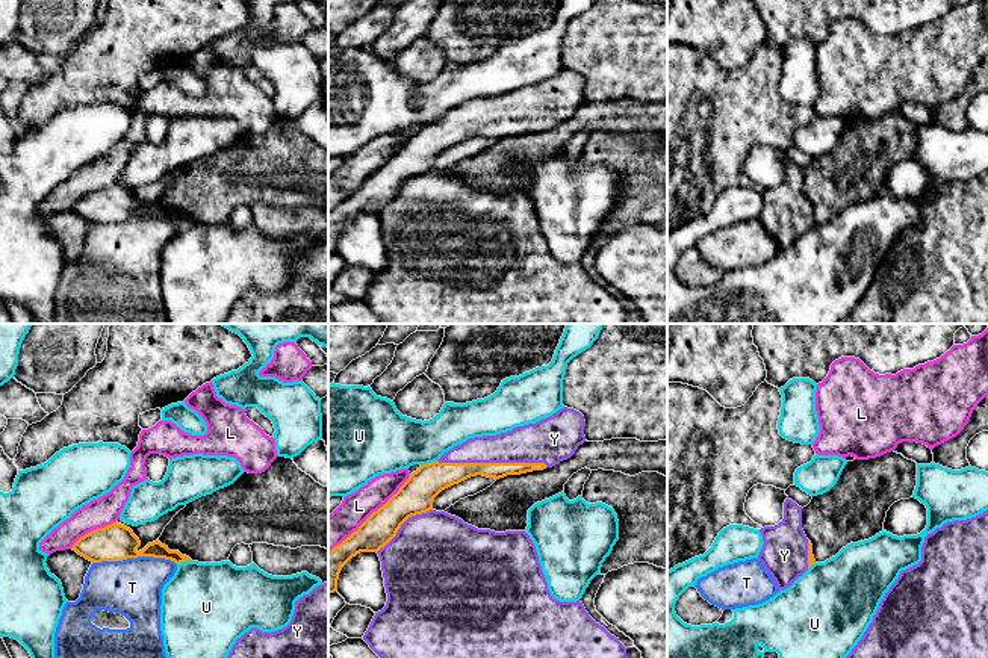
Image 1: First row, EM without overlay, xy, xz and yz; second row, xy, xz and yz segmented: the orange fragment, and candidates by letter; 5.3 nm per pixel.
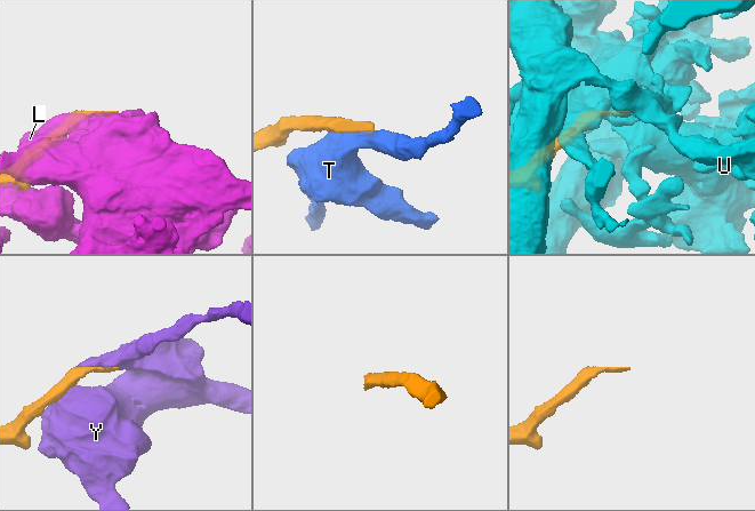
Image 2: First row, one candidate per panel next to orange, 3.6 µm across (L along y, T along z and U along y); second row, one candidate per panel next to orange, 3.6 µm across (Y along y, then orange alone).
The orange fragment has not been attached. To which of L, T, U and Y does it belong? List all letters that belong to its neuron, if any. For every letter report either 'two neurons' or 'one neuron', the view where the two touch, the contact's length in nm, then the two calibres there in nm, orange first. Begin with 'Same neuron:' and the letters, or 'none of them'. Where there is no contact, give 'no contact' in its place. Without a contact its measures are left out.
Same neuron: Y
L: two neurons | xz | 600 nm | 170/180 nm
T: two neurons | xy | 440 nm | 200/300 nm
U: two neurons | xz | 90 nm | 190/320 nm
Y: one neuron | xz | 600 nm | 130/200 nm

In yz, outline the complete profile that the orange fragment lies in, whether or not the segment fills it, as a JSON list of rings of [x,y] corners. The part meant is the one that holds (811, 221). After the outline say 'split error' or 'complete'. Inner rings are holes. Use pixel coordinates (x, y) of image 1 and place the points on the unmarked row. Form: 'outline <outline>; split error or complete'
outline [[[784,163],[784,180],[760,191],[763,210],[758,221],[775,241],[779,253],[793,247],[814,224],[812,206],[802,191],[802,168]]]; split error

